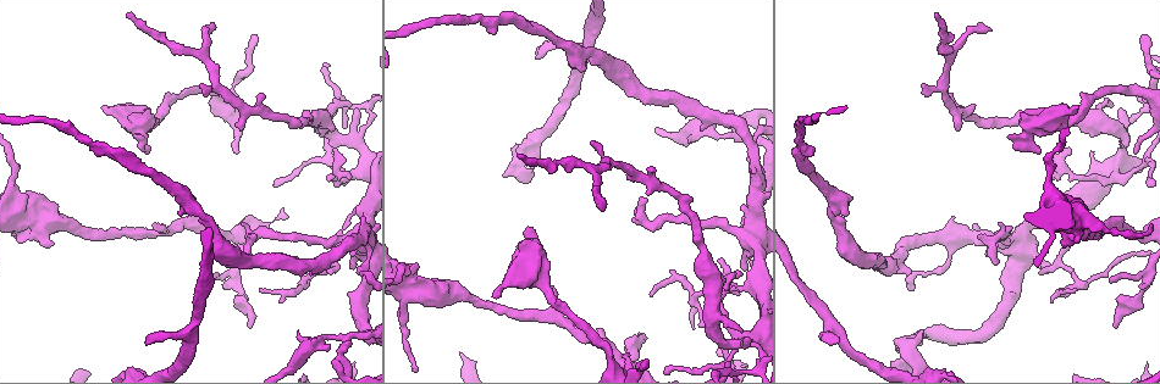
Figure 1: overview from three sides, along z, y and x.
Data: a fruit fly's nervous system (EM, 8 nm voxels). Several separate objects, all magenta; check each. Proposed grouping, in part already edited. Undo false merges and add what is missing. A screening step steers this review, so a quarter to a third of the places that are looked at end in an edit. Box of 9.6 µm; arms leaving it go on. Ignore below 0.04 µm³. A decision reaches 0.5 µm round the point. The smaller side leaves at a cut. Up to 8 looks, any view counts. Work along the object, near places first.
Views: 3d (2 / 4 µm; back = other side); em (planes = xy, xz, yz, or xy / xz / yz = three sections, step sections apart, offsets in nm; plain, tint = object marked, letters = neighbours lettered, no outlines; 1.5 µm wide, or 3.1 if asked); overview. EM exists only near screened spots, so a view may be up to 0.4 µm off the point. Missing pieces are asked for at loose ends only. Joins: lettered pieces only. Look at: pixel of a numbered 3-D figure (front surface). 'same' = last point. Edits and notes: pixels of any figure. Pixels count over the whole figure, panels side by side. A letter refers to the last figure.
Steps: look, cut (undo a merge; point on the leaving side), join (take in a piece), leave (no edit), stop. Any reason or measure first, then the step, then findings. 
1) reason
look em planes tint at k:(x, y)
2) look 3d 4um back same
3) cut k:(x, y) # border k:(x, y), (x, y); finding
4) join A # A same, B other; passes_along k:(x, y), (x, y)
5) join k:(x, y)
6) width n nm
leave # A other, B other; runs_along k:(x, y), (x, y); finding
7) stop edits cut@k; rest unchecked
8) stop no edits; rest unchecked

branch stops here
look 3d 2um back at 1:(536, 56)

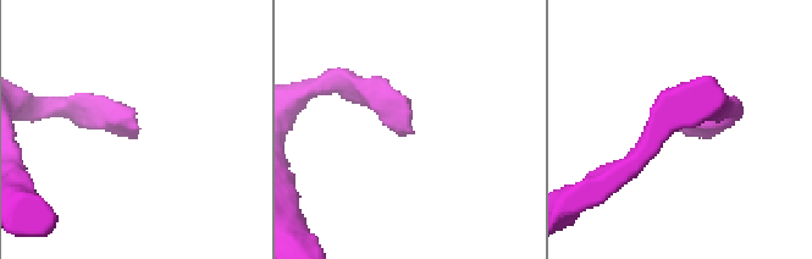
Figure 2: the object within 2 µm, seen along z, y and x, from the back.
look em planes plain at 2:(135, 134)

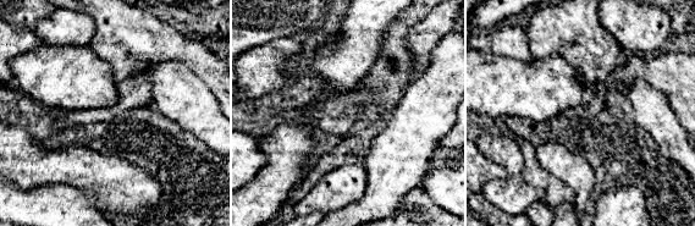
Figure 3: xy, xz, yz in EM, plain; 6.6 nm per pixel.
see the neighbours
look em planes letters same

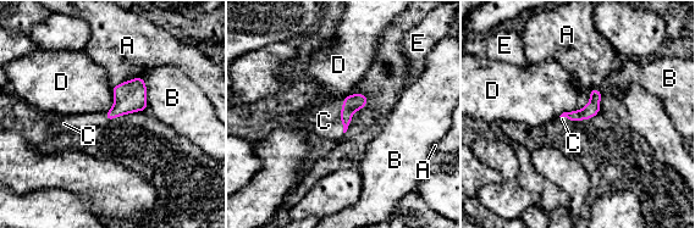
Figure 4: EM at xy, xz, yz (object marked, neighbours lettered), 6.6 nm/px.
join 4:(324, 121) # A other, B other, C same, D other, E other; passes_along 4:(353, 103), (340, 116), (324, 121); the neuron continues

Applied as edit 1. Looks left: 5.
branch stops here
look em planes letters at 1:(1014, 136)

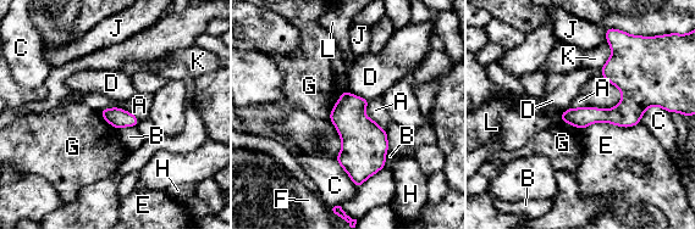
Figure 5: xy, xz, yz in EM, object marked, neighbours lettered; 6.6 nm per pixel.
leave # A other, B other, C other, D other, E other, F other, G other, H other, J other, K other, L other; runs_along 5:(655, 100), (624, 115), (564, 117); no lettered piece goes on from it

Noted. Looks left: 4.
free end
look em planes letters at 1:(1110, 280)

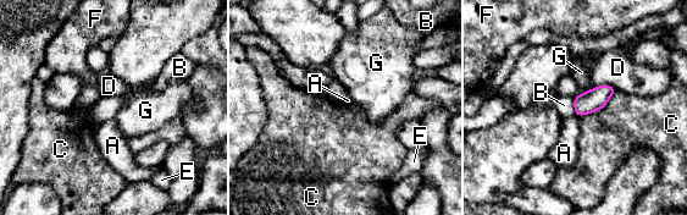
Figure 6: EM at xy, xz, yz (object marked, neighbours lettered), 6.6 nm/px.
leave # A other, B other, C other, D other, E other, F other, G other; border 6:(572, 98), (576, 115); no lettered piece goes on from it

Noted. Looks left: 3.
stop edits join@4; rest unchecked

